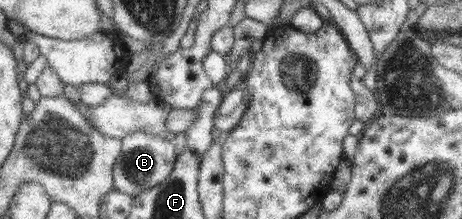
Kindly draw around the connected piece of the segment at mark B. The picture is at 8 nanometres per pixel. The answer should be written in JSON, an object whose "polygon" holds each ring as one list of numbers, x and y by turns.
{"polygon":[[135,131,123,139,123,151,113,168,115,190,135,197,167,181,176,166,178,158,175,142,166,140,163,135,153,135,145,131]]}

